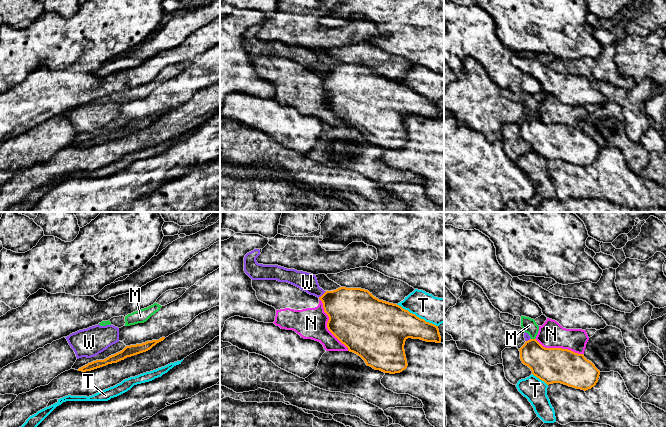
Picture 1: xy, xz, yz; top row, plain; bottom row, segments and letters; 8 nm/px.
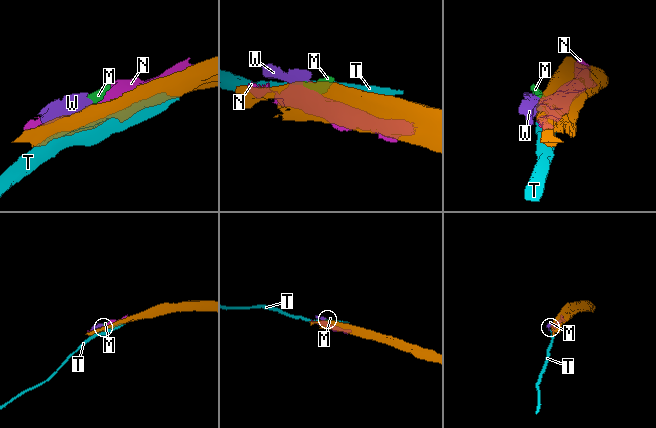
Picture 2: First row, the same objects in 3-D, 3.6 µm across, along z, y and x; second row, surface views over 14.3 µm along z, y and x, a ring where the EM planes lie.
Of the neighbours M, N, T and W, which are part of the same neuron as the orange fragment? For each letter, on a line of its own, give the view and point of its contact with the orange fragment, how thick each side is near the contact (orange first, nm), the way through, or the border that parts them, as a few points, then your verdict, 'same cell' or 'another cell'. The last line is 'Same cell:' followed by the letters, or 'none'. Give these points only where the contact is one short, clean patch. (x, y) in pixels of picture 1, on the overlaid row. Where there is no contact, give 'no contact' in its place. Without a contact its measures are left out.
M: contact yz (533, 339); calibres 280 and 120 nm; border yz (531, 338), (534, 339); another cell
N: contact xz (327, 324); calibres 460 and 260 nm; another cell
T: contact xz (416, 316); calibres 360 and 220 nm; another cell
W: contact xz (323, 294); calibres 360 and 150 nm; border xz (326, 291), (318, 297); another cell
Same cell: none

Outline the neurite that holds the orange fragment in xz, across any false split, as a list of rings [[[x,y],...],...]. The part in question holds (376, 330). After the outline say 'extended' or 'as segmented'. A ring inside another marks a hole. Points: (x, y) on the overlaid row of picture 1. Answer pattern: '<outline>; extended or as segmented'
[[[340,287],[333,291],[326,291],[319,299],[323,303],[324,312],[328,315],[328,330],[347,348],[348,351],[360,356],[367,366],[384,373],[400,373],[408,366],[404,345],[408,338],[420,339],[426,342],[441,342],[438,326],[426,322],[401,306],[379,300],[368,290],[361,288]]]; as segmented

